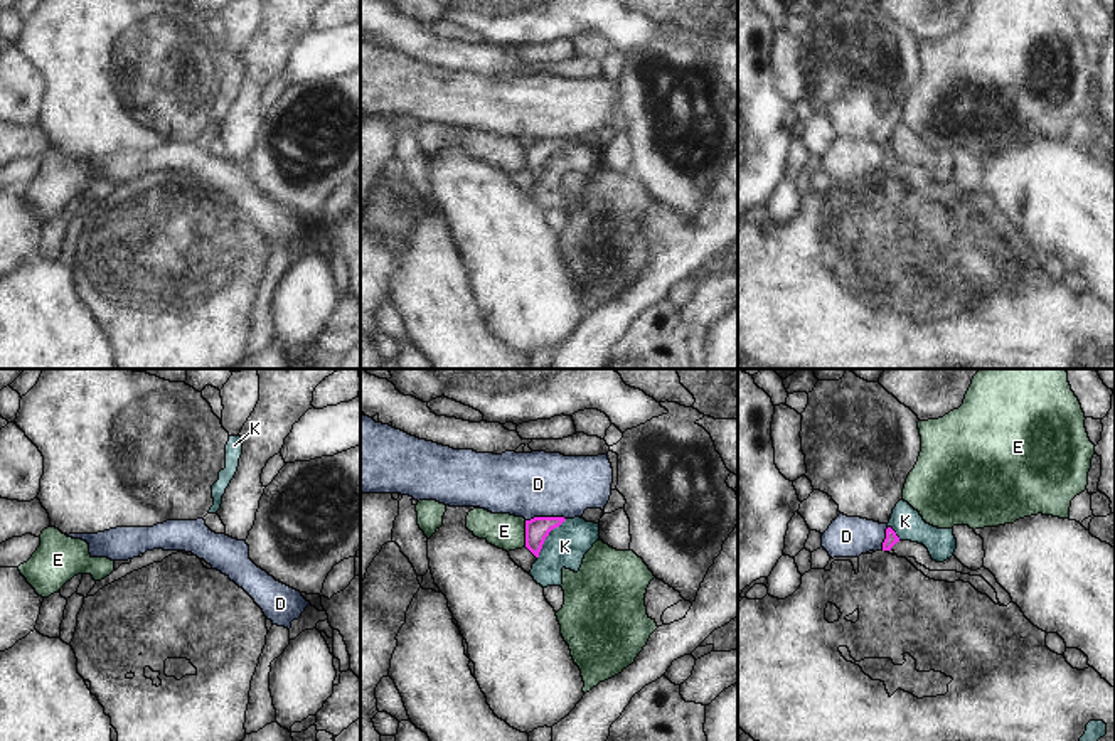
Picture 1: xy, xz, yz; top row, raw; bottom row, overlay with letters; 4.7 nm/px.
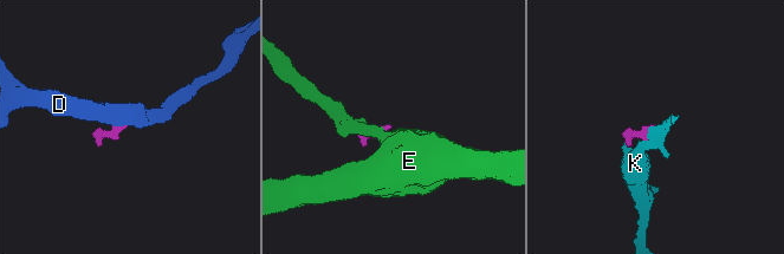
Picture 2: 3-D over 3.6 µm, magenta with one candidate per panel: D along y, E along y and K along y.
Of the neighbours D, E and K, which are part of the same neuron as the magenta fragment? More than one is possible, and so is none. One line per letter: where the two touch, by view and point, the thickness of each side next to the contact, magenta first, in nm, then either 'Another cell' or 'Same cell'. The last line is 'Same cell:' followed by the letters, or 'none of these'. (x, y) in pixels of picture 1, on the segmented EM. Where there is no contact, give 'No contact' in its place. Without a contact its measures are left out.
D: Touches magenta at xz (544, 517). Thickness 110 nm (magenta) against 320 nm. Another cell
E: Touches magenta at xz (526, 534). Thickness 110 nm (magenta) against 170 nm. Another cell
K: Touches magenta at xz (546, 536). Thickness 110 nm (magenta) against 200 nm. Another cell
Same cell: none of these

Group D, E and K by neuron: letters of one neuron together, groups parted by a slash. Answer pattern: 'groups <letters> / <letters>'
groups D / E / K

